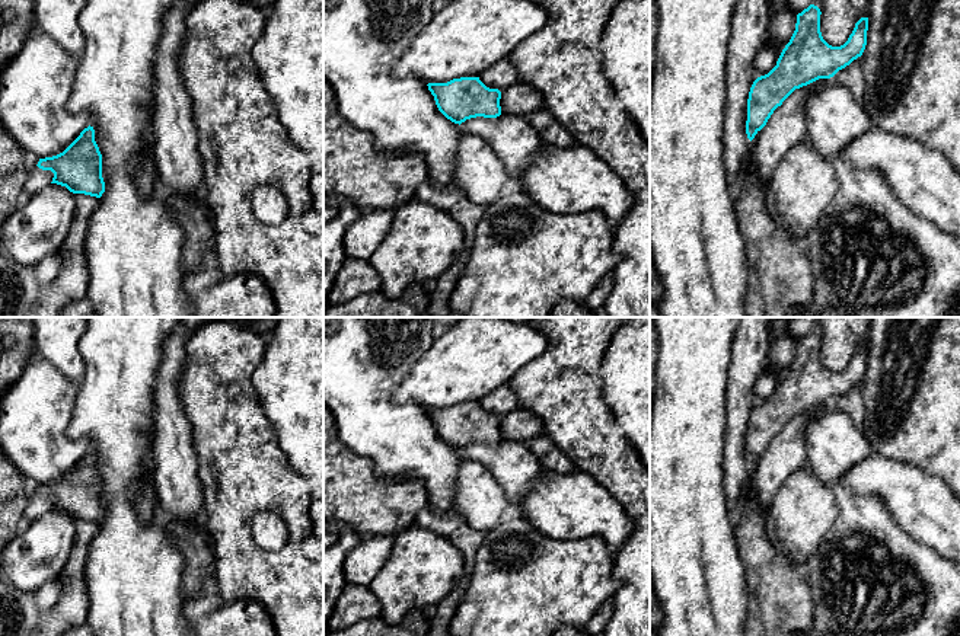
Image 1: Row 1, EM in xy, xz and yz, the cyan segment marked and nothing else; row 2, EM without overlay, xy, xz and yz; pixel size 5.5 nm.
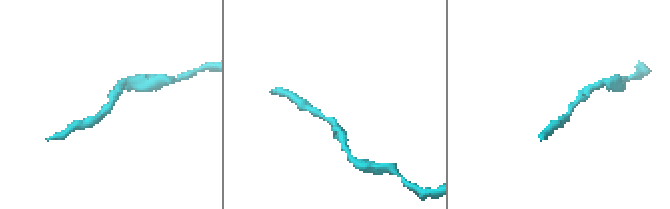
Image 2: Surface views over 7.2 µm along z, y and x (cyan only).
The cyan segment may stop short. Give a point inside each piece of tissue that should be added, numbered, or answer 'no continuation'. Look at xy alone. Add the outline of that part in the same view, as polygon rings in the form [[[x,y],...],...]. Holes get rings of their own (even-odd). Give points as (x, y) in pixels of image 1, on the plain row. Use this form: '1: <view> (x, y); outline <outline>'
no continuation

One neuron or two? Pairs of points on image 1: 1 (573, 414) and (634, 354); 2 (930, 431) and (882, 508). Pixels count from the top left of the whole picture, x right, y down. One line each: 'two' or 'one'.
1: two
2: two

